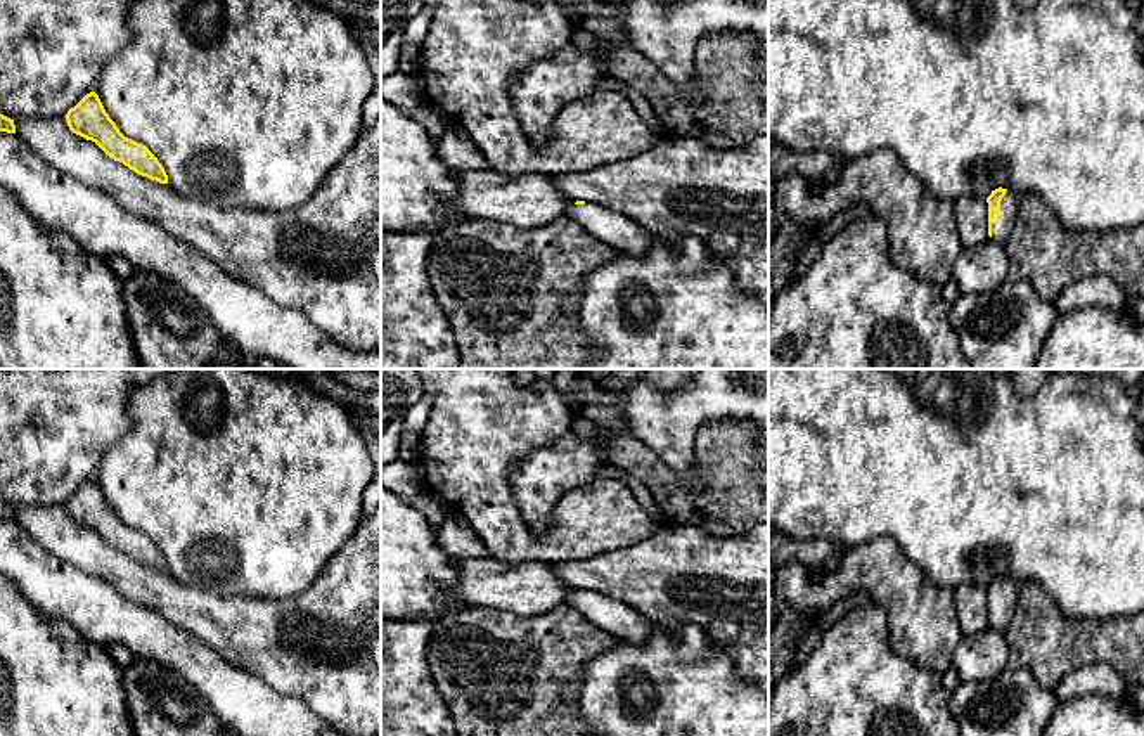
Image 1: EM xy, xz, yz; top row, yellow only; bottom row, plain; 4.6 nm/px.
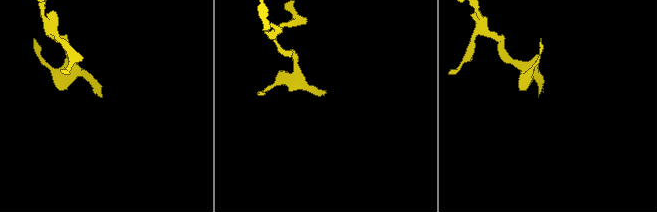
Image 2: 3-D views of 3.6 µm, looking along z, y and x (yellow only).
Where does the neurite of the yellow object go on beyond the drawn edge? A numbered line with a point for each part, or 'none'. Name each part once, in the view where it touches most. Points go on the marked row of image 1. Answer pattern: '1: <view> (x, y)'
1: yz (1001, 229)

